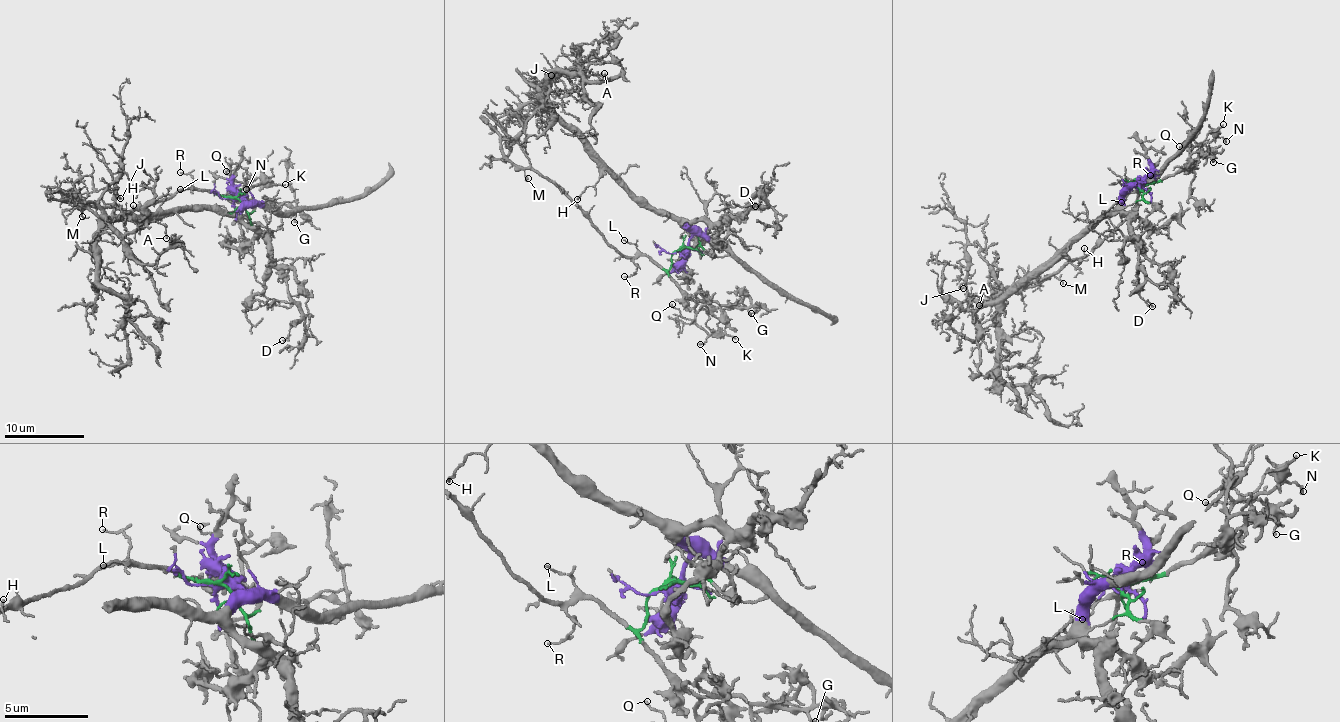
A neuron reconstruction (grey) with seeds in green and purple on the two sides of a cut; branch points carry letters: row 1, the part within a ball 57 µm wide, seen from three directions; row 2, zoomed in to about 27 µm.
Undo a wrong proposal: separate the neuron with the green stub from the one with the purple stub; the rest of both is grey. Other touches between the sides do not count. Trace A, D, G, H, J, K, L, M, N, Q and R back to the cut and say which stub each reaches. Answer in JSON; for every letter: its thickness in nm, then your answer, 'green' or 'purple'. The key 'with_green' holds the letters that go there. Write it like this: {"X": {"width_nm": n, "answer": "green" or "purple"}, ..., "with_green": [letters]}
{"A": {"width_nm": 110, "answer": "purple"}, "D": {"width_nm": 80, "answer": "purple"}, "G": {"width_nm": 110, "answer": "green"}, "H": {"width_nm": 110, "answer": "purple"}, "J": {"width_nm": 110, "answer": "purple"}, "K": {"width_nm": 120, "answer": "green"}, "L": {"width_nm": 110, "answer": "green"}, "M": {"width_nm": 90, "answer": "green"}, "N": {"width_nm": 140, "answer": "green"}, "Q": {"width_nm": 110, "answer": "green"}, "R": {"width_nm": 100, "answer": "green"}, "with_green": ["G", "K", "L", "M", "N", "Q", "R"]}

